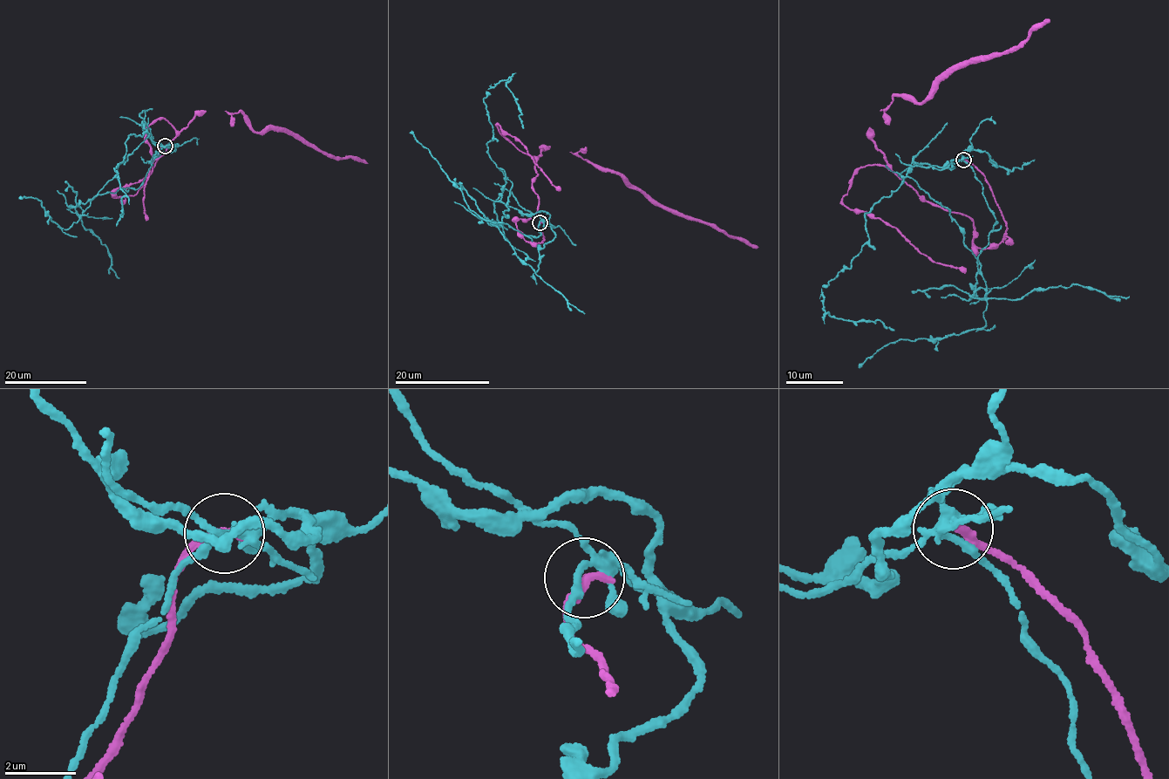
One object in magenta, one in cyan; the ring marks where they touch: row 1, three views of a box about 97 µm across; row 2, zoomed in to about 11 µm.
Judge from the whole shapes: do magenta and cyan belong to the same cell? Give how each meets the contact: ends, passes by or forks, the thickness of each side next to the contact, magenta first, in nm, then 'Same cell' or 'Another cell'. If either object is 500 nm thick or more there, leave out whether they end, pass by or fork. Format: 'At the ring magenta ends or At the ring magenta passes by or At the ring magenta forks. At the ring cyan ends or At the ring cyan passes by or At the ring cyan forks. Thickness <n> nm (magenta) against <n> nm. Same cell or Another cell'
At the ring magenta ends. At the ring cyan forks. Thickness 300 nm (magenta) against 200 nm. Another cell

